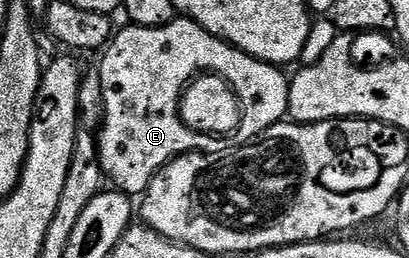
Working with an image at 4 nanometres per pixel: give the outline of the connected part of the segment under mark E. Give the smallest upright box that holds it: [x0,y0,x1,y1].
[96,19,290,195]

